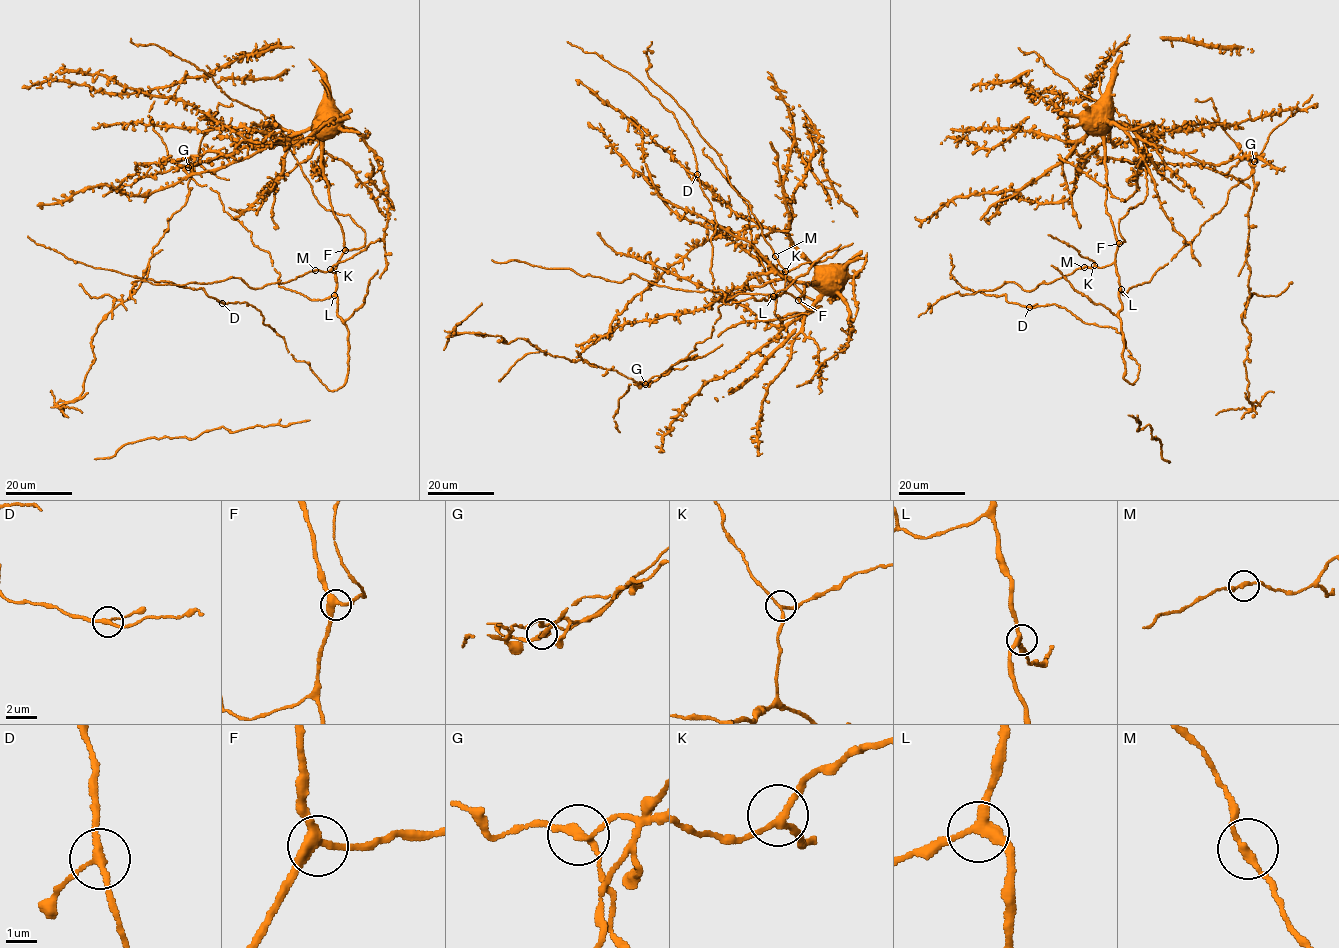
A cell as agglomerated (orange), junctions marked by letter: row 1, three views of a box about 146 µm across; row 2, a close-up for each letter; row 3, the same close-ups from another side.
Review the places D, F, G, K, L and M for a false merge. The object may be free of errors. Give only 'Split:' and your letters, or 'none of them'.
Split: G

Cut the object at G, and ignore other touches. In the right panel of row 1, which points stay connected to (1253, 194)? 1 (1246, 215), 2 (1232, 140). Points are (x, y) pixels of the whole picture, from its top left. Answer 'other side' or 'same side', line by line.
1: same side
2: same side

